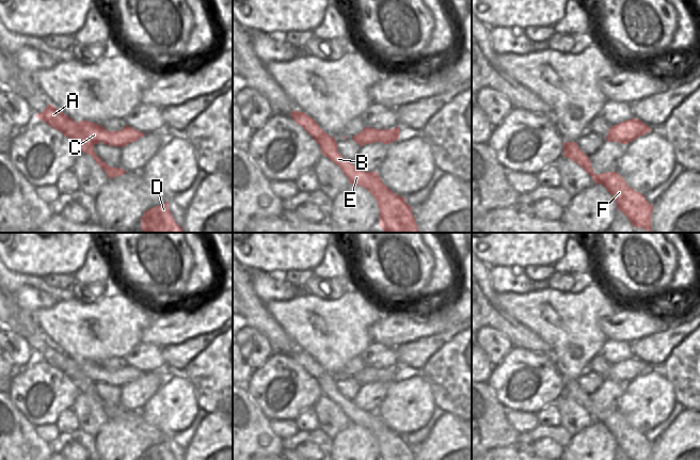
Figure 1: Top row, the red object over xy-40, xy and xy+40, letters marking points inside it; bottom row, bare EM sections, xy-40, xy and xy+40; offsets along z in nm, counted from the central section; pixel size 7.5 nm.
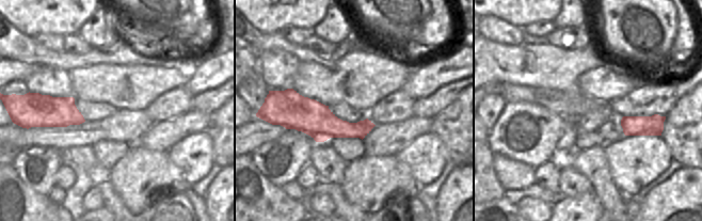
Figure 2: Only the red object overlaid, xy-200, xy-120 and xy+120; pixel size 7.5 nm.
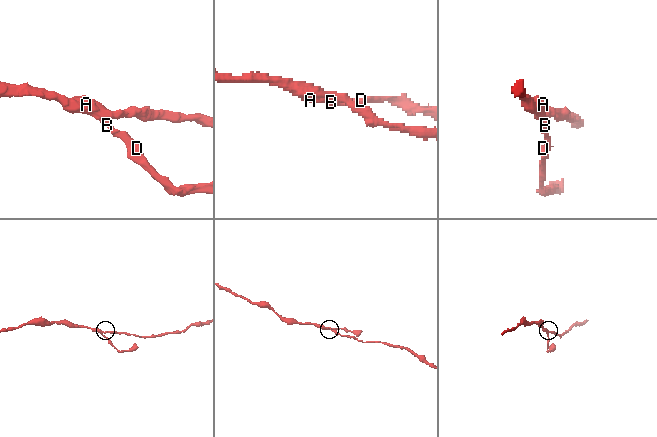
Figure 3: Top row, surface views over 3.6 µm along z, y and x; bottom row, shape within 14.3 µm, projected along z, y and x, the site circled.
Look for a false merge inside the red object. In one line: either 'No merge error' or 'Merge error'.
No merge error

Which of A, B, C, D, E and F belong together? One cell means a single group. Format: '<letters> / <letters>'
A B C D E F

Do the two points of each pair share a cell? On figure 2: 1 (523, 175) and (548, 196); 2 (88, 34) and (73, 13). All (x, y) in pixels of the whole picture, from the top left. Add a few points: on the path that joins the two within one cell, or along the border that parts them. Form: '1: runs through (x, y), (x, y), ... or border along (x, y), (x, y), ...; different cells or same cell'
1: border along (535, 182), (525, 188), (510, 191); different cells
2: border along (95, 11), (77, 33); different cells

